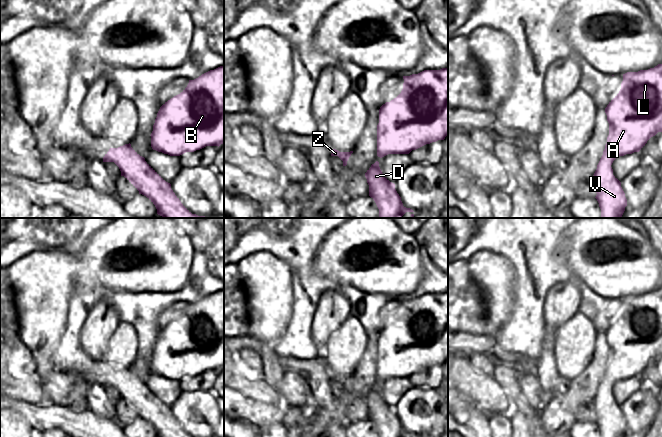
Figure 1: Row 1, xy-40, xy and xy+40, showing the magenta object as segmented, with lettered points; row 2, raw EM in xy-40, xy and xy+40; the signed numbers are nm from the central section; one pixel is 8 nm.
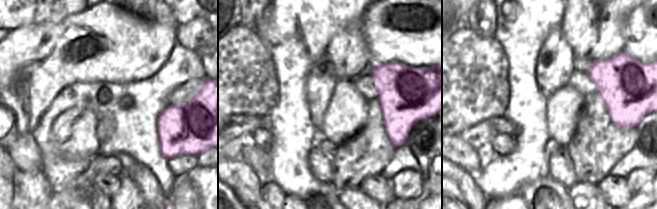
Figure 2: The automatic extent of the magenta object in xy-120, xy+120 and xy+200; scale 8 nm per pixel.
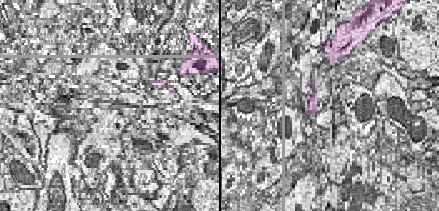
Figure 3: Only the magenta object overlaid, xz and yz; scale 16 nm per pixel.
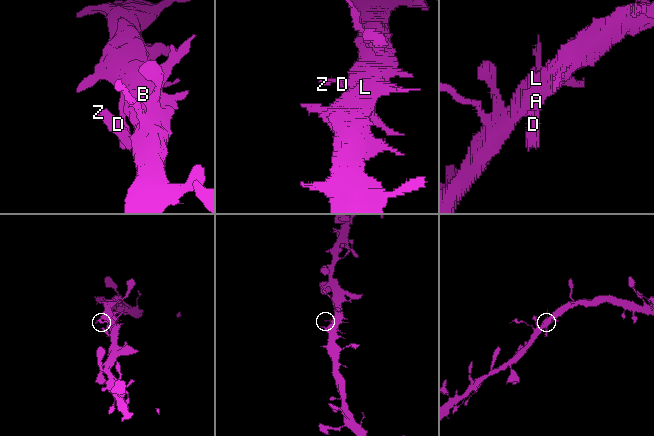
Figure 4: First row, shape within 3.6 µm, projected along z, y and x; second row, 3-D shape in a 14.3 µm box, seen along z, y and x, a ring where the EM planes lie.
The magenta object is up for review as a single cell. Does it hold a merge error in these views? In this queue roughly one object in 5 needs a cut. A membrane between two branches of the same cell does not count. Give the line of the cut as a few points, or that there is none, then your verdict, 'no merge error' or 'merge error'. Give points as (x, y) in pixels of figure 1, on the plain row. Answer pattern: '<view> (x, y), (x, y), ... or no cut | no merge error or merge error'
no cut | no merge error

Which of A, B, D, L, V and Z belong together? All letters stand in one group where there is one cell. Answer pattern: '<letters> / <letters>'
A B D L V Z

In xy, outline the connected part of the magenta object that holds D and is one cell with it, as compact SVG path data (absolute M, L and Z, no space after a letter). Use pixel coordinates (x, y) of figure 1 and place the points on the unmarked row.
M378 385L371 389L365 397L365 401L369 409L369 420L375 425L379 437L414 436L403 430L395 408L383 399Z

